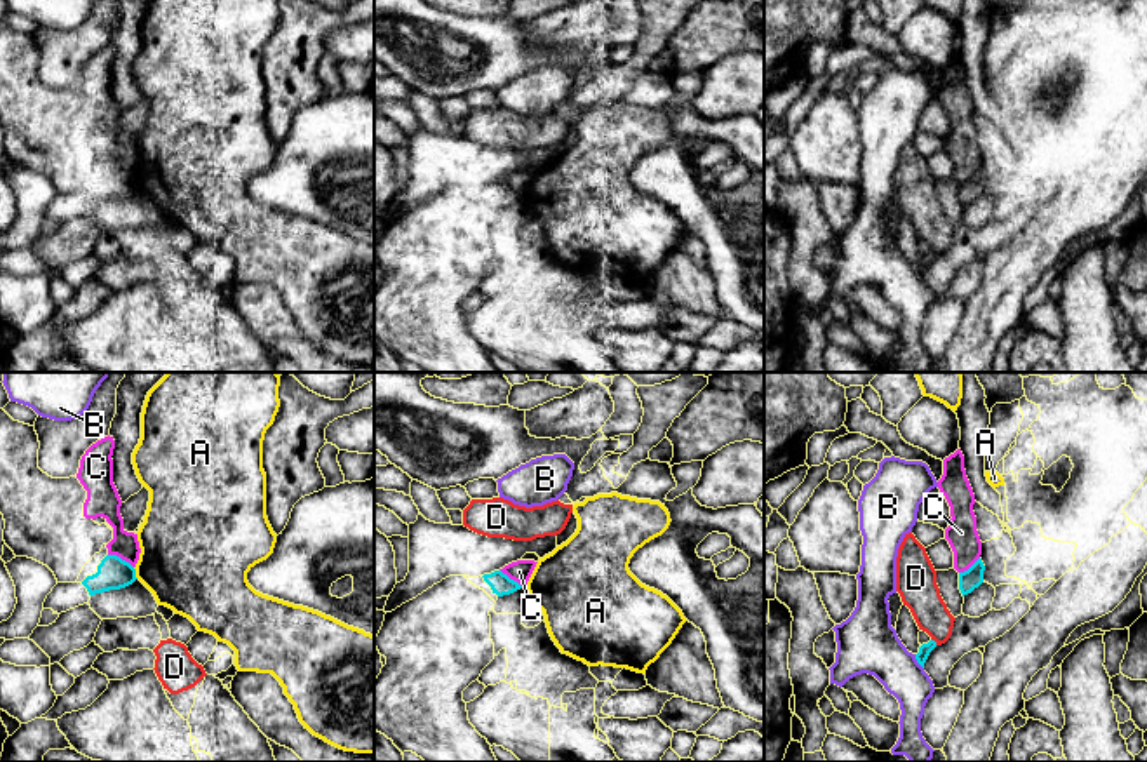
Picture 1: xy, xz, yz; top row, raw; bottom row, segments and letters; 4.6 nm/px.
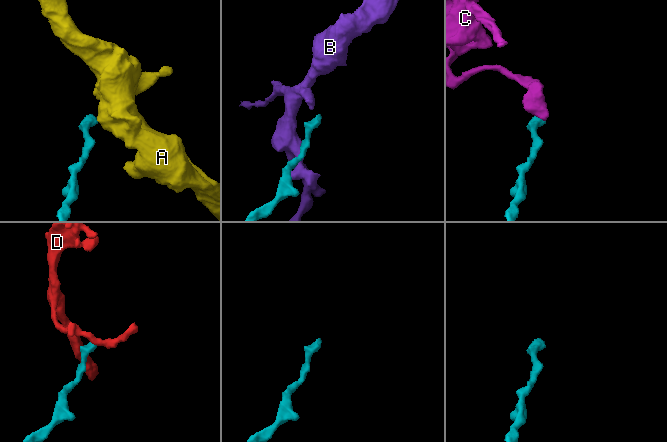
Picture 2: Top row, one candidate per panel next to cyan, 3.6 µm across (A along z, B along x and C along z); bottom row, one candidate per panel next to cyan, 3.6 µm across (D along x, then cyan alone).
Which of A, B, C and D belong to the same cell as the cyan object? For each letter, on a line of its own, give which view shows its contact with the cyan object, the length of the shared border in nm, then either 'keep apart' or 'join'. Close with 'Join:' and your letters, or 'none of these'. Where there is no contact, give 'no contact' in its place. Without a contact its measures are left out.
A: xy | 60 nm | keep apart
B: yz | 80 nm | keep apart
C: xy | 140 nm | keep apart
D: yz | 40 nm | keep apart
Join: none of these

